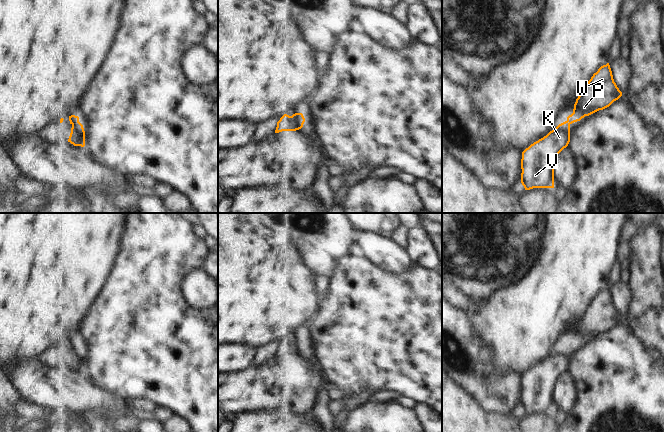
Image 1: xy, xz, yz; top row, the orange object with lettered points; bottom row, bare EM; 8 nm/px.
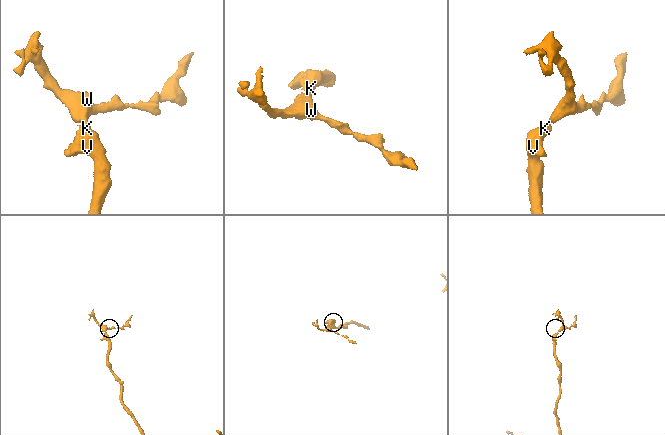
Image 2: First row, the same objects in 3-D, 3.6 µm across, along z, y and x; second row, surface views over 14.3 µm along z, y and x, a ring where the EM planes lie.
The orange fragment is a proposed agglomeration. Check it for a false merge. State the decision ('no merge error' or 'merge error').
no merge error

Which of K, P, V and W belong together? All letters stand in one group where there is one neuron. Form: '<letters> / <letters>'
K P V W

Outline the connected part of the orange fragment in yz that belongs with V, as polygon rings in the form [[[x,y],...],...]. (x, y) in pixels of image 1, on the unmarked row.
[[[609,287],[601,290],[588,305],[584,315],[578,320],[574,328],[573,337],[567,344],[559,348],[546,360],[531,368],[522,376],[521,383],[521,407],[525,414],[533,412],[554,412],[554,387],[557,379],[568,370],[570,366],[570,349],[580,345],[599,334],[609,331],[622,320],[622,316],[614,306]]]

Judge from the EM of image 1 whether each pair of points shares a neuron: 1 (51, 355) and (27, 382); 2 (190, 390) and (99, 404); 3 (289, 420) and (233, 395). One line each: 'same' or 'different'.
1: different
2: different
3: different

